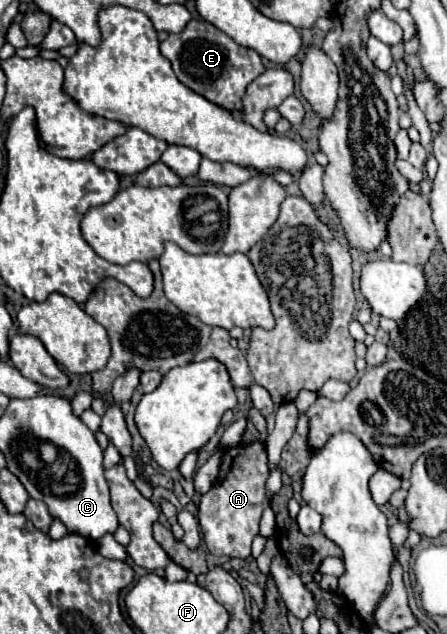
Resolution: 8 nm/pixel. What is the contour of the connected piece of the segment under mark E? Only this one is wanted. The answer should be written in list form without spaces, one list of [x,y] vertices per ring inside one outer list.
[[[191,21],[179,35],[167,37],[167,41],[161,43],[161,53],[171,61],[173,71],[183,85],[229,113],[243,109],[241,99],[247,85],[265,71],[257,51],[237,45],[229,35],[207,21]]]

